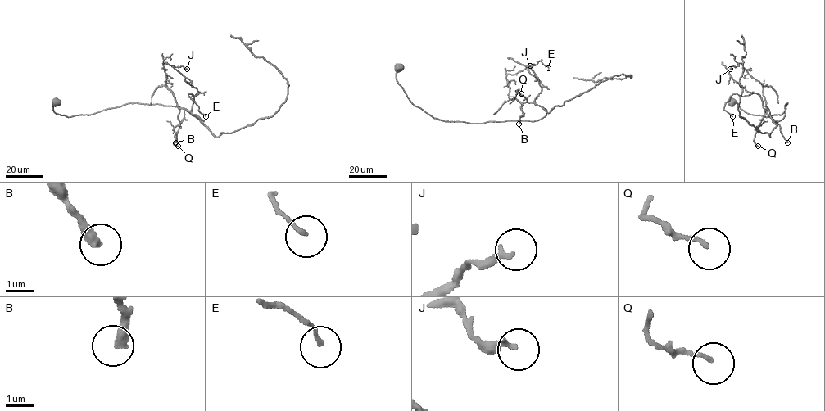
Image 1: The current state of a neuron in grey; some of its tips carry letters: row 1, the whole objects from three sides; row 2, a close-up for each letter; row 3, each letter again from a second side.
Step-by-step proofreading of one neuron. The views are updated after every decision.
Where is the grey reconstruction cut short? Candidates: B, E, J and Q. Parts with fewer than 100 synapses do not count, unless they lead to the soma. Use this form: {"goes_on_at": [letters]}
{"goes_on_at": []}

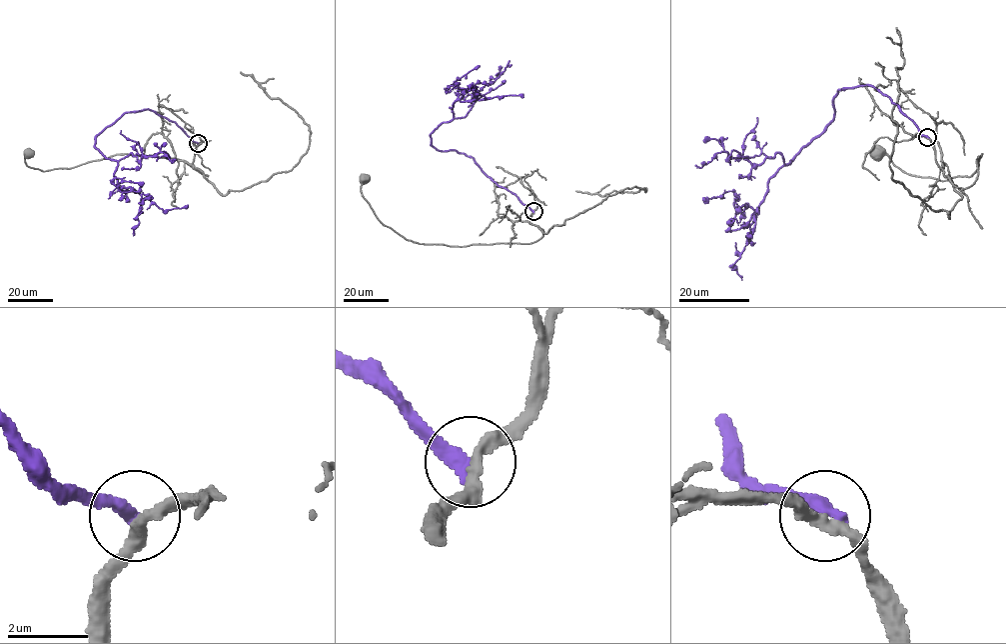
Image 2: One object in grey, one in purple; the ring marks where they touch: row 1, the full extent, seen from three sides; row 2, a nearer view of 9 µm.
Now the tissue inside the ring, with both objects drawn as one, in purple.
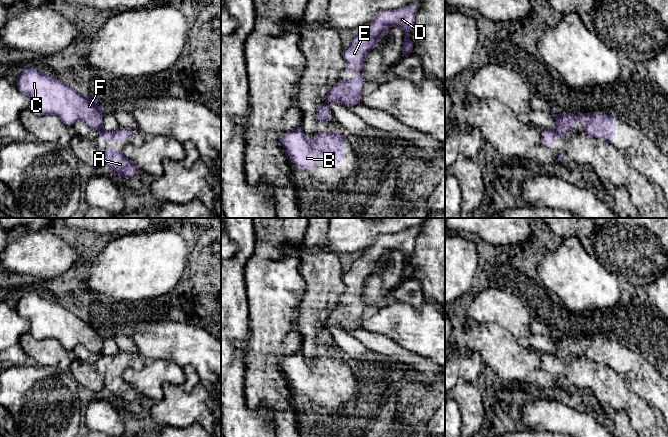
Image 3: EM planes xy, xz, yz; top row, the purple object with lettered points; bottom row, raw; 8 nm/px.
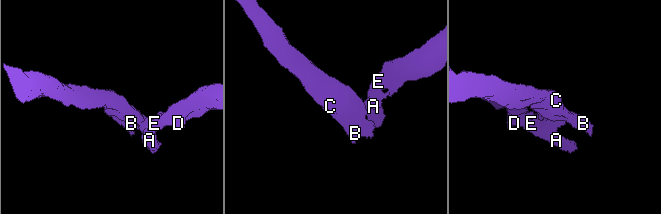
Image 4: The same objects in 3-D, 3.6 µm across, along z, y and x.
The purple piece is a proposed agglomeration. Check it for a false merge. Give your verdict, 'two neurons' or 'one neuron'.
two neurons

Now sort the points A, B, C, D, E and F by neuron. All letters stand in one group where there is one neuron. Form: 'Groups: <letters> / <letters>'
Groups: A D E / B C F

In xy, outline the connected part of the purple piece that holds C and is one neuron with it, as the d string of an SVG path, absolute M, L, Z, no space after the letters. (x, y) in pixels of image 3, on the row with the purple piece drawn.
M26 67L21 71L15 86L28 96L30 109L35 115L55 115L69 127L82 121L92 129L103 131L104 114L96 99L42 73L38 67Z

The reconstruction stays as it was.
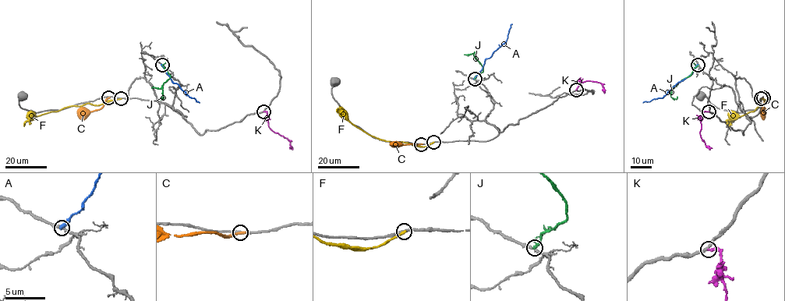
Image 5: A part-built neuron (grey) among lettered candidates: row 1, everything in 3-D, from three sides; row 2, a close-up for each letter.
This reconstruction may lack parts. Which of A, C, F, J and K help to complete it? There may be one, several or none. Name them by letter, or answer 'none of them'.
none of them

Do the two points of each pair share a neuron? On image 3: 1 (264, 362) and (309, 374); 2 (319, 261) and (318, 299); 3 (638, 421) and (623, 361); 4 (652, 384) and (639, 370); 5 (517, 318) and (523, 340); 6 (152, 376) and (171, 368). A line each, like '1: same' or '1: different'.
1: different
2: same
3: different
4: same
5: same
6: same

